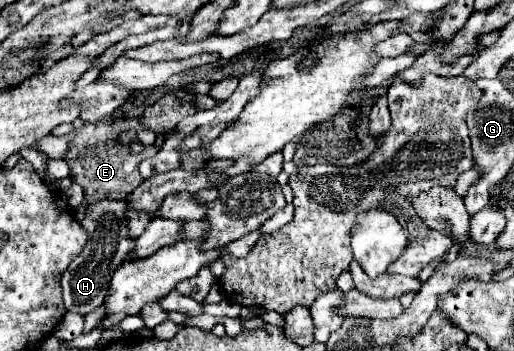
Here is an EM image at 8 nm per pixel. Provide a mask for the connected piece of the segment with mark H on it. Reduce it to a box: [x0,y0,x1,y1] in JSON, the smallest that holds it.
[60,200,136,316]

